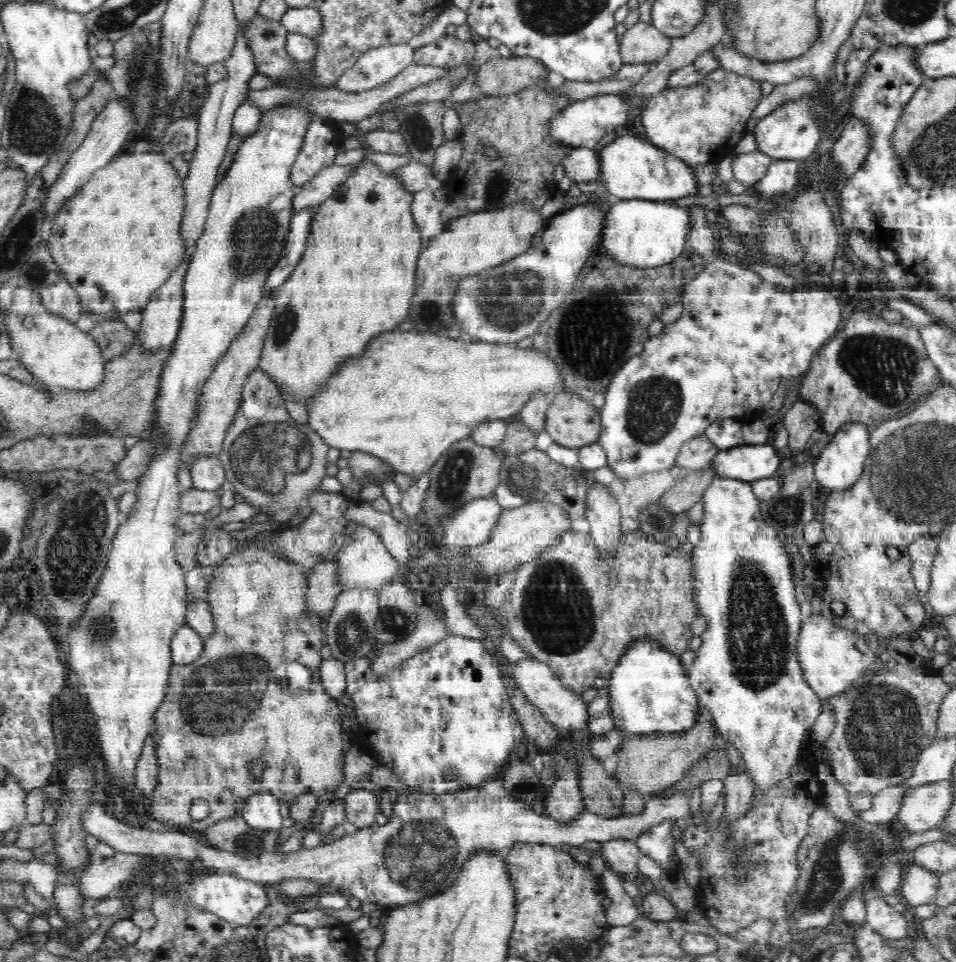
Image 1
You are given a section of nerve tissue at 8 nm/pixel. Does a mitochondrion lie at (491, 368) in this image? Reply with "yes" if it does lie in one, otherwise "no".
no

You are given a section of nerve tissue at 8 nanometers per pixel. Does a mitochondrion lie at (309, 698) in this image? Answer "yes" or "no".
no

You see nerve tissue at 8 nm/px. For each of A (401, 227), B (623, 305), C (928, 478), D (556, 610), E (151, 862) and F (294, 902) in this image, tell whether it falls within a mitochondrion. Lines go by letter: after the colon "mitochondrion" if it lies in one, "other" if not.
A: other
B: mitochondrion
C: mitochondrion
D: mitochondrion
E: other
F: other

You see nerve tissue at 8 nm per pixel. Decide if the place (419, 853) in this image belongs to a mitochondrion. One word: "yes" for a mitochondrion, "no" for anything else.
yes

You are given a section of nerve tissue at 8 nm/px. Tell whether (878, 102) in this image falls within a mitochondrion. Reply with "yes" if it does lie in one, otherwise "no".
yes

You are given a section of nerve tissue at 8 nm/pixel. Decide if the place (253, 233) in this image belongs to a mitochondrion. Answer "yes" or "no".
yes

